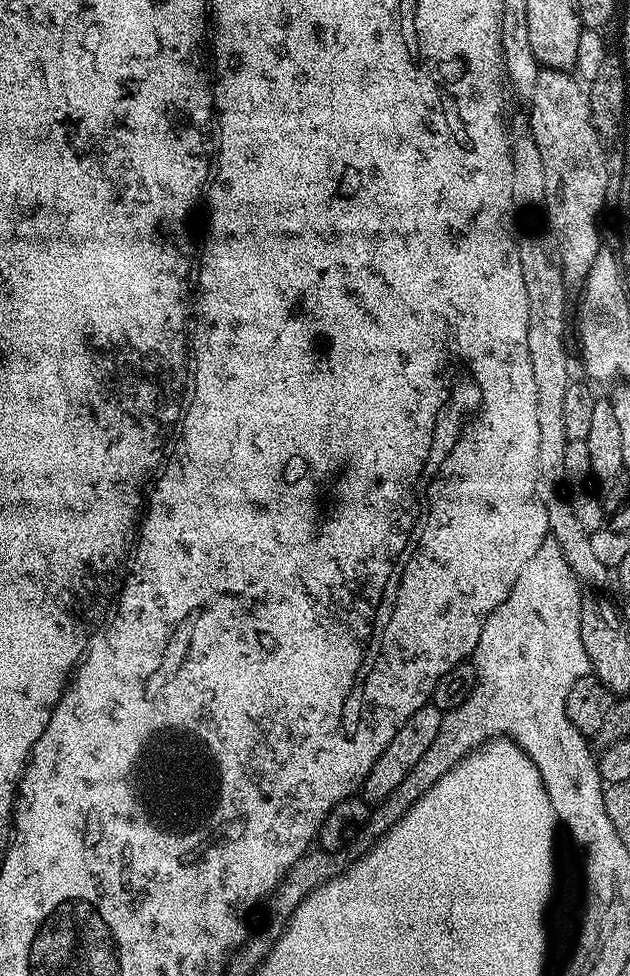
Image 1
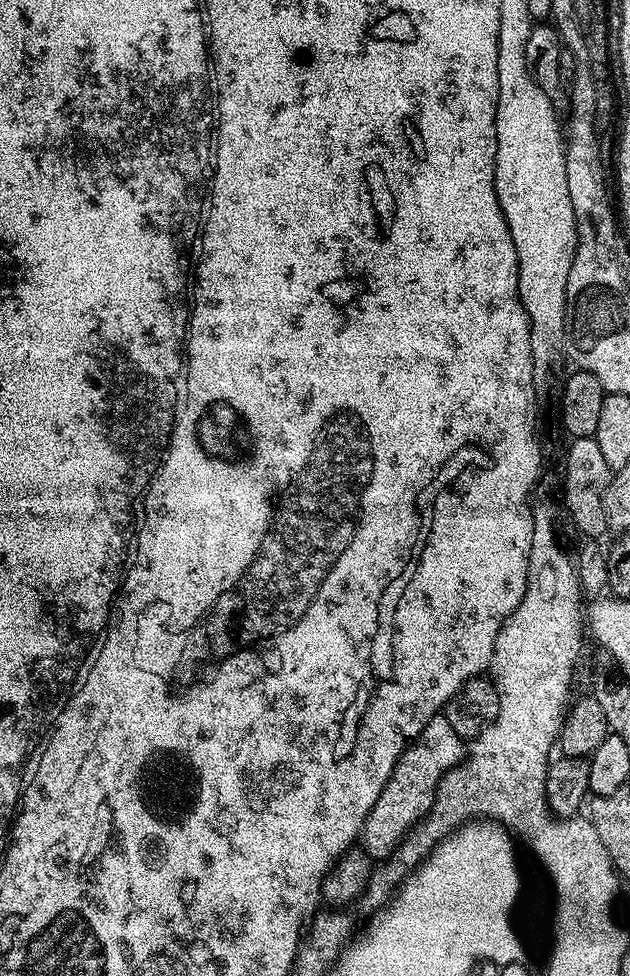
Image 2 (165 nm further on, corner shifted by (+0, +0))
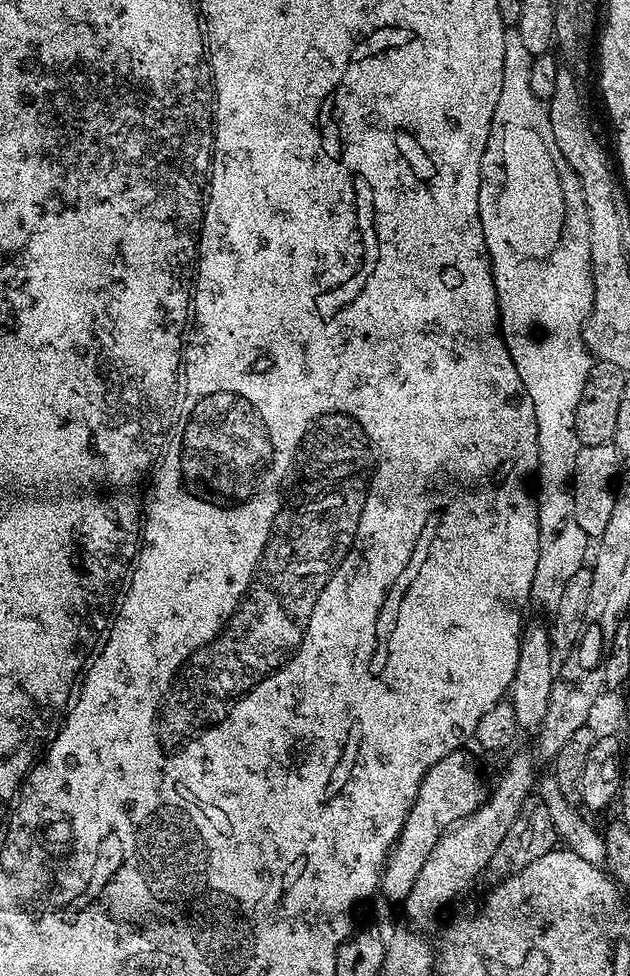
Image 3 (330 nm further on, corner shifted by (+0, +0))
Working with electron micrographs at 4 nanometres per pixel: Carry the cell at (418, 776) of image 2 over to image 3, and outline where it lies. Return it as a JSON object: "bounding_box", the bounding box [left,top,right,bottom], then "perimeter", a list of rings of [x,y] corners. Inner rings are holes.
{"bounding_box":[379,750,486,902],"perimeter":[[[465,750],[448,752],[422,778],[418,794],[414,798],[408,817],[400,830],[400,836],[393,844],[384,871],[380,874],[379,891],[388,900],[403,902],[411,892],[419,871],[425,866],[434,846],[441,836],[453,825],[459,824],[465,816],[483,806],[486,799],[484,780],[476,760]]]}

